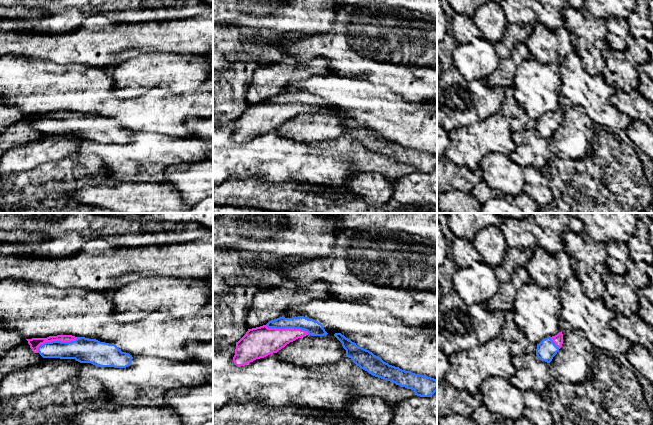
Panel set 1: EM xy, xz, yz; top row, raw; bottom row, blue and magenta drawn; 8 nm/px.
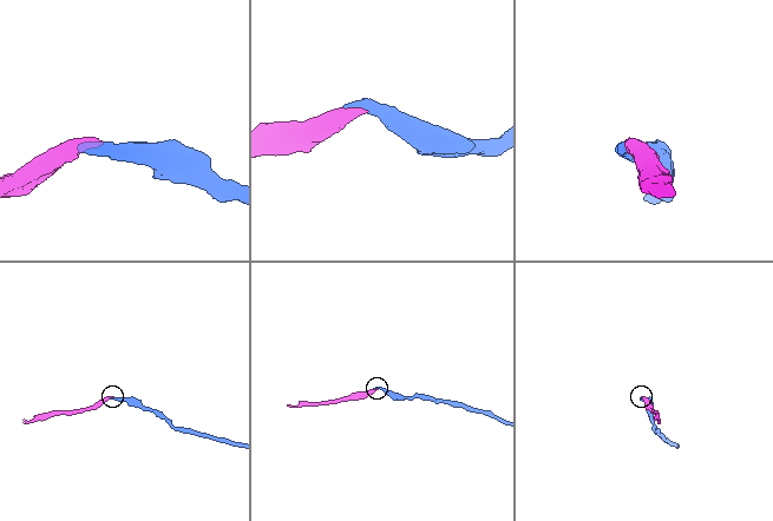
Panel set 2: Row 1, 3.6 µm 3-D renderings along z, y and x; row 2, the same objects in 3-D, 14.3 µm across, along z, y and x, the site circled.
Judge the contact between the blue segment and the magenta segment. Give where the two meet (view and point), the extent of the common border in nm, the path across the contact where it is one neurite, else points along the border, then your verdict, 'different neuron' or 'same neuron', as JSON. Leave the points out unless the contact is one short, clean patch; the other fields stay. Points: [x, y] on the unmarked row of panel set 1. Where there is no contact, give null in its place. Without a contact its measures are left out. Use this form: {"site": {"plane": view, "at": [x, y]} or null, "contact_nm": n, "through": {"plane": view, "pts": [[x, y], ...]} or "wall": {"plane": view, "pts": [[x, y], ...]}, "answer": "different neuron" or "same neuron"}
{"site": {"plane": "xy", "at": [55, 117]}, "contact_nm": 340, "through": {"plane": "xy", "pts": [[84, 126], [60, 122], [55, 117], [34, 119]]}, "answer": "same neuron"}

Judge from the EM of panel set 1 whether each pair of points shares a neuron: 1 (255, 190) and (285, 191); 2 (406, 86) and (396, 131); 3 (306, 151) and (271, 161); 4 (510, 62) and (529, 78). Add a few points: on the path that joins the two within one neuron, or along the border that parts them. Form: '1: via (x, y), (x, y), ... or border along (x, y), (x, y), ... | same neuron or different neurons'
1: via (262, 191), (278, 191) | same neuron
2: border along (395, 91), (408, 101), (426, 103) | different neurons
3: via (297, 160), (280, 160) | same neuron
4: border along (525, 59), (518, 66), (513, 76) | different neurons

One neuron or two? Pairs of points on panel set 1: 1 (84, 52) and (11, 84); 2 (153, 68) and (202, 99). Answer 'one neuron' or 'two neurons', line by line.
1: two neurons
2: two neurons

